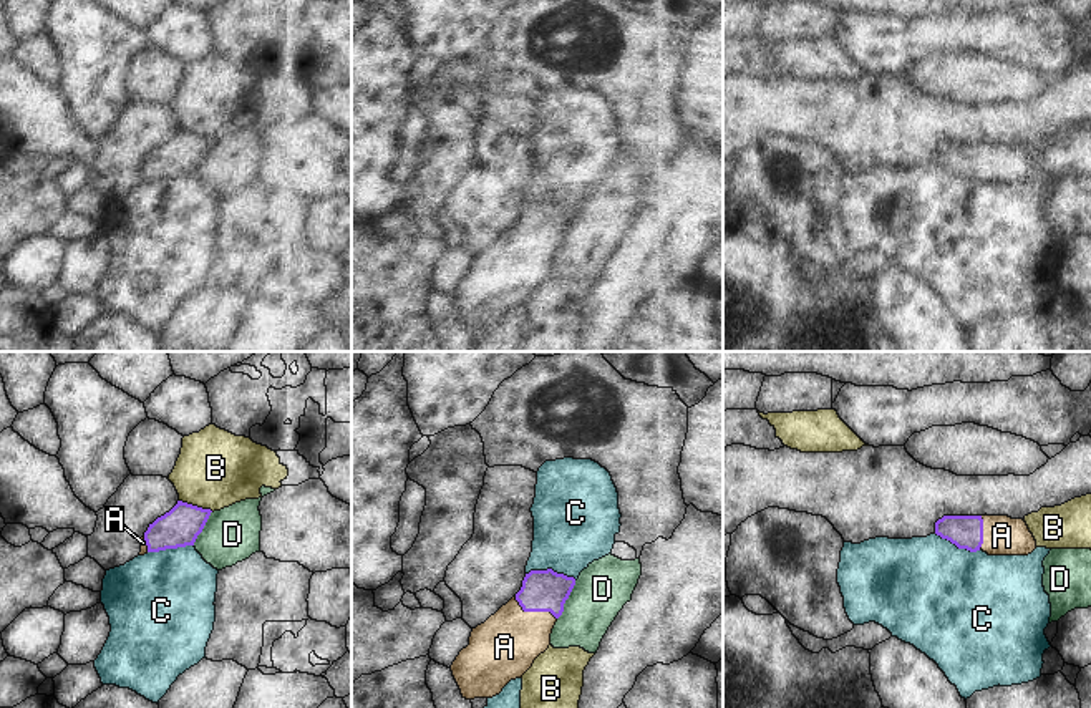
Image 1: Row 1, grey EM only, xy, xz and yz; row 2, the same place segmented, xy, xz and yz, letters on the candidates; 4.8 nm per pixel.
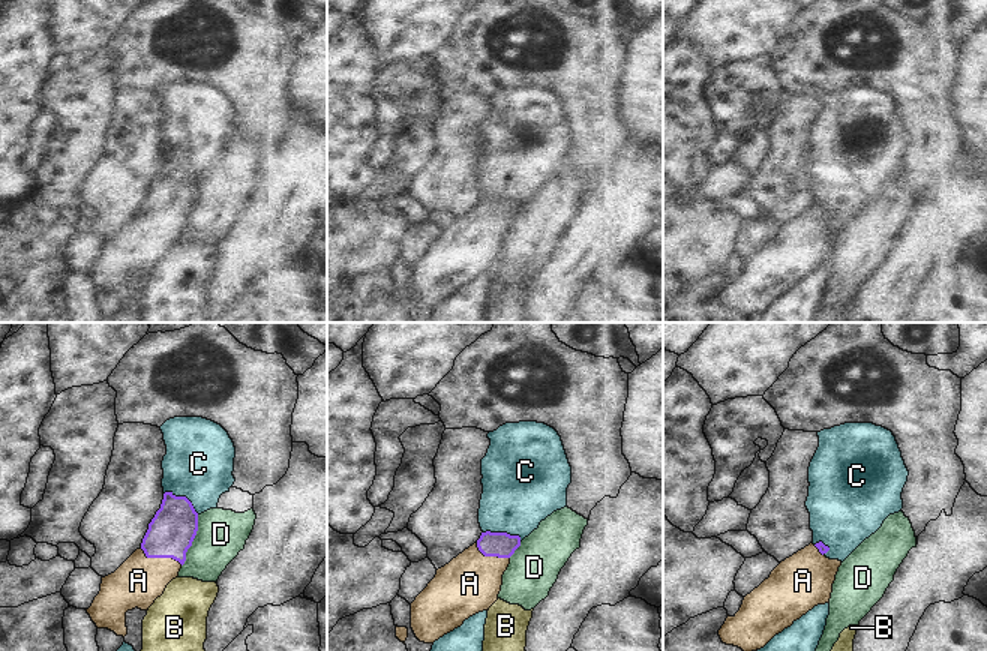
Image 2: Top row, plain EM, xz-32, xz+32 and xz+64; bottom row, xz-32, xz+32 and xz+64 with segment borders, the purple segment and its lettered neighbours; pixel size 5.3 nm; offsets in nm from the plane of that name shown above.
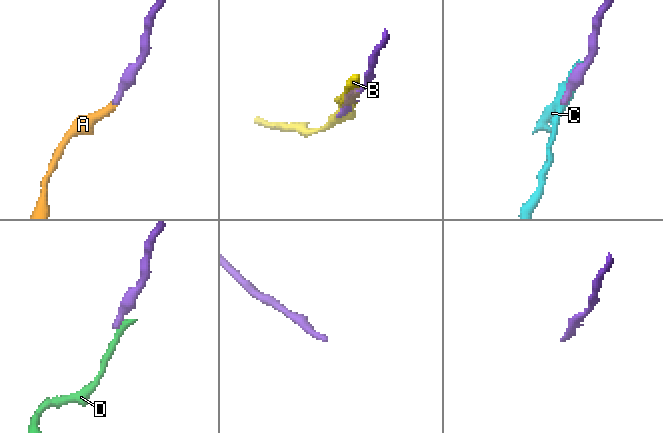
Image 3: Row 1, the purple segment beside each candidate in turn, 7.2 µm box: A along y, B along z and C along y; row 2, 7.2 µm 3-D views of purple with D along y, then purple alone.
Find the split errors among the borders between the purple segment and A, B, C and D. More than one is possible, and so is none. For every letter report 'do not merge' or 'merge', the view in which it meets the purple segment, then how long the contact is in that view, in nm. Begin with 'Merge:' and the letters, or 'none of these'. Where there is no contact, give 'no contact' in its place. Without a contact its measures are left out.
Merge: A
A: merge; meets purple in xz; contact 240 nm long
B: do not merge; meets purple in xy; contact 180 nm long
C: do not merge; meets purple in xz; contact 260 nm long
D: do not merge; meets purple in xz; contact 220 nm long

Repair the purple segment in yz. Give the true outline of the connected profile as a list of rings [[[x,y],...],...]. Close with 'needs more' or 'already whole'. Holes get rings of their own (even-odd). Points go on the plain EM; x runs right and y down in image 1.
[[[943,144],[935,151],[935,162],[958,177],[970,181],[982,177],[988,184],[1028,184],[1036,177],[1036,169],[1026,151],[1008,144]]]; needs more

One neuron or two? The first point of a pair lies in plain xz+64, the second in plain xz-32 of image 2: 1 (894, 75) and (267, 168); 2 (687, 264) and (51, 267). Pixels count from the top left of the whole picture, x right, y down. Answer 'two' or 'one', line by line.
1: two
2: two

